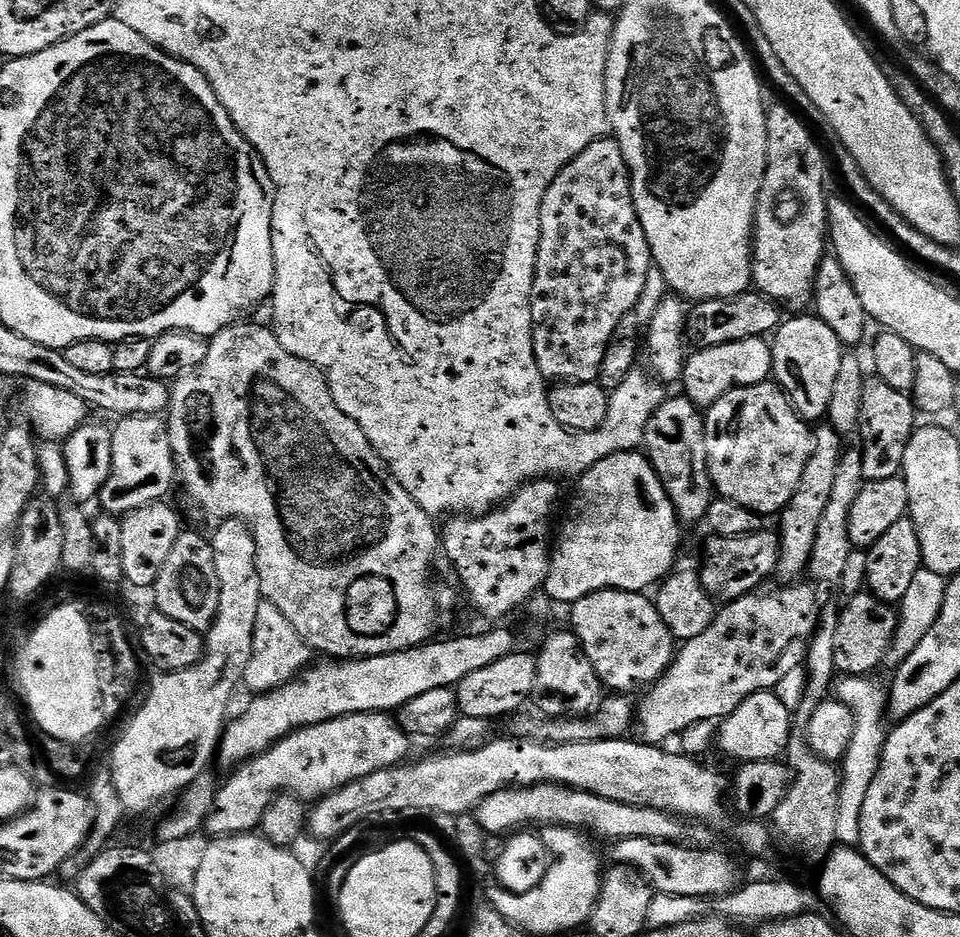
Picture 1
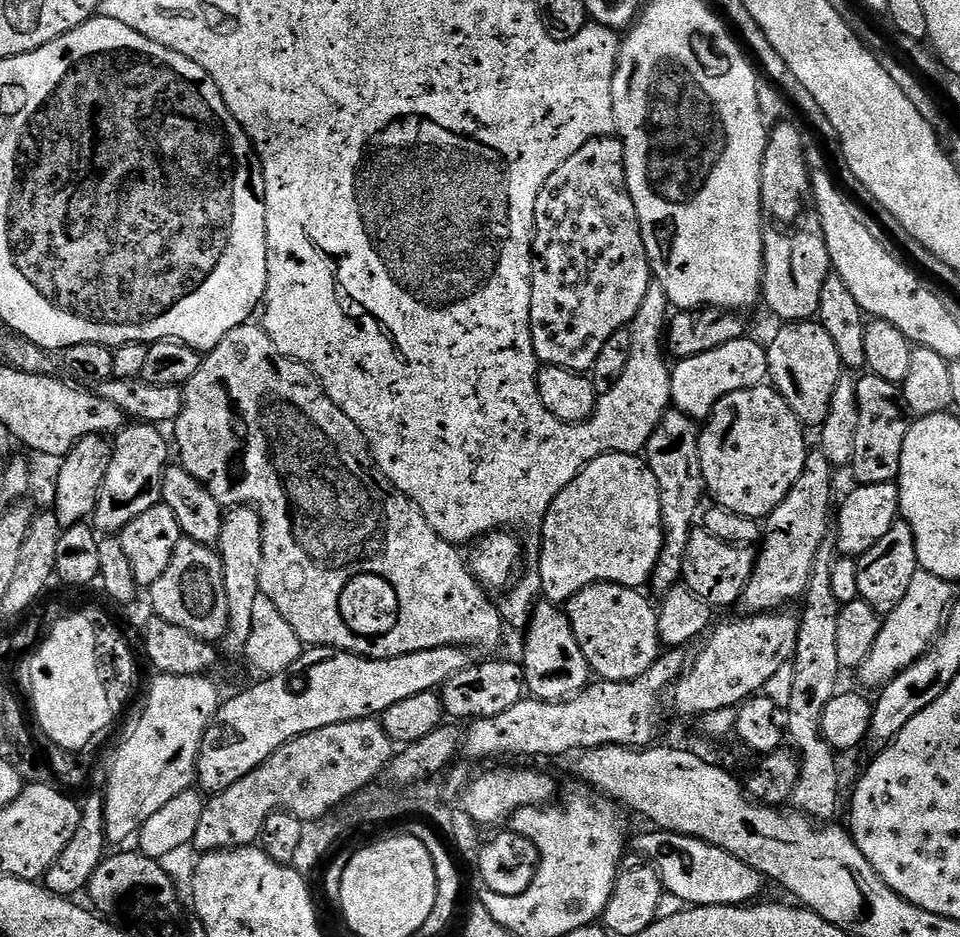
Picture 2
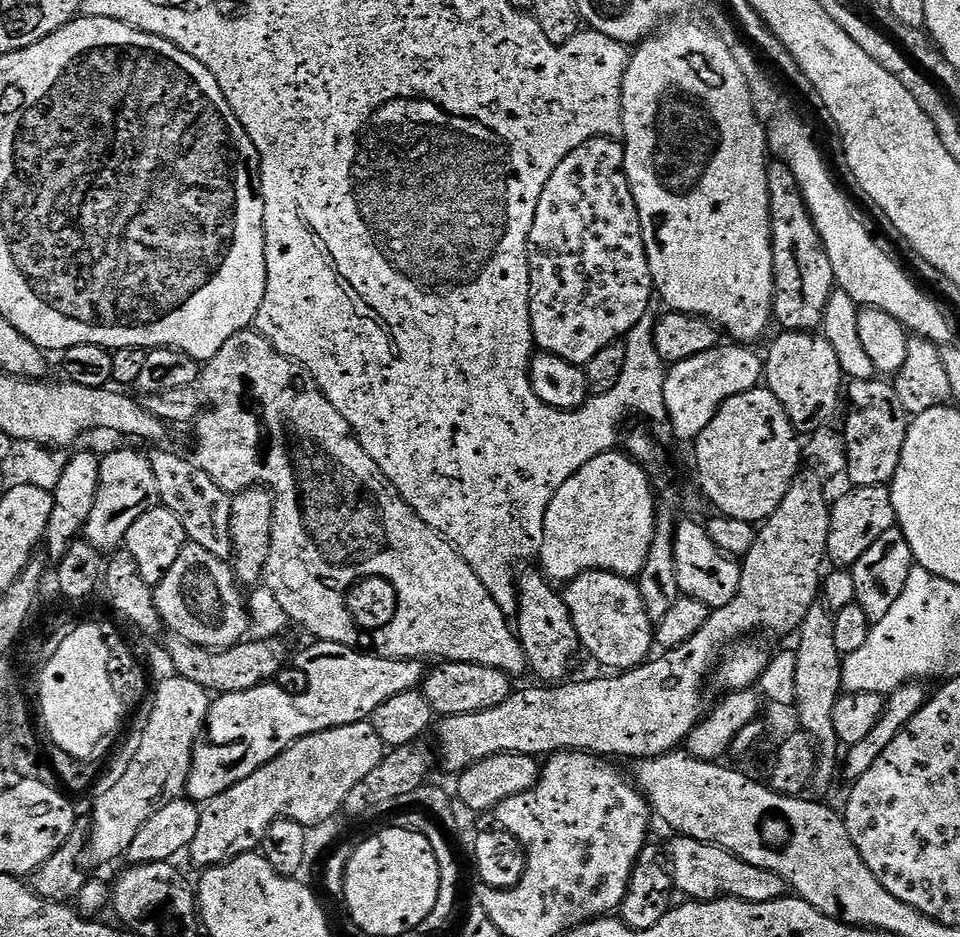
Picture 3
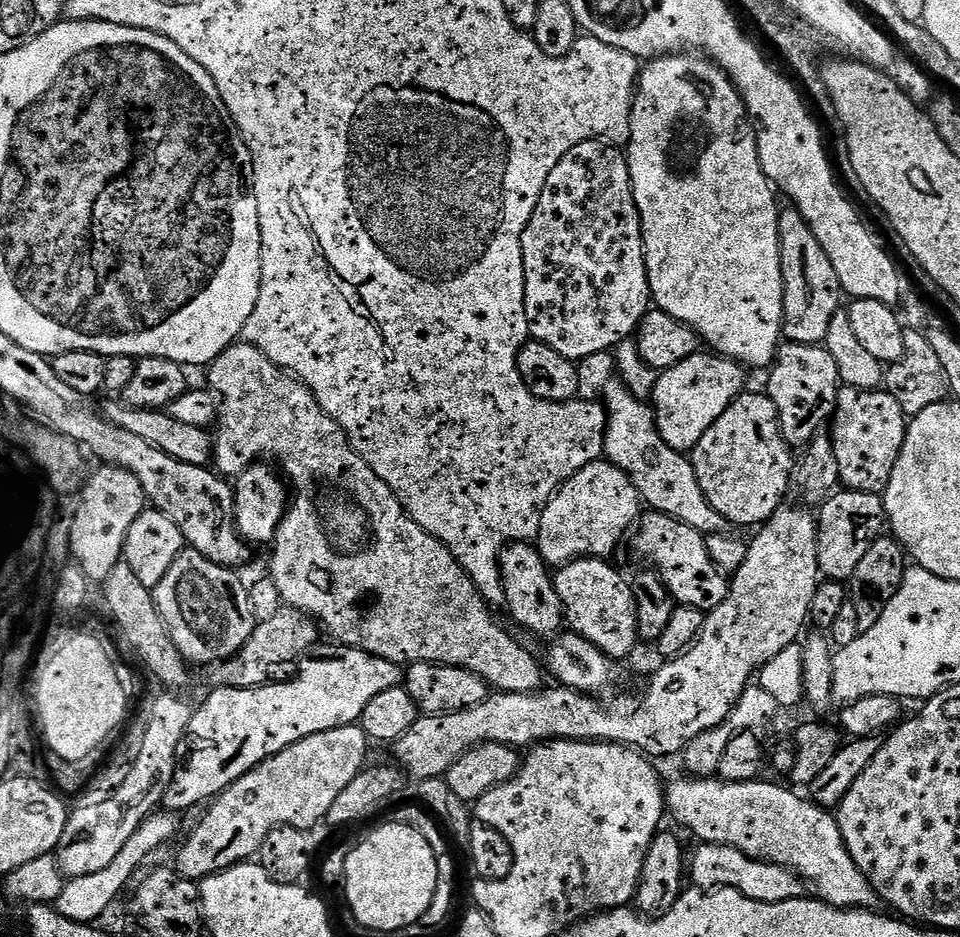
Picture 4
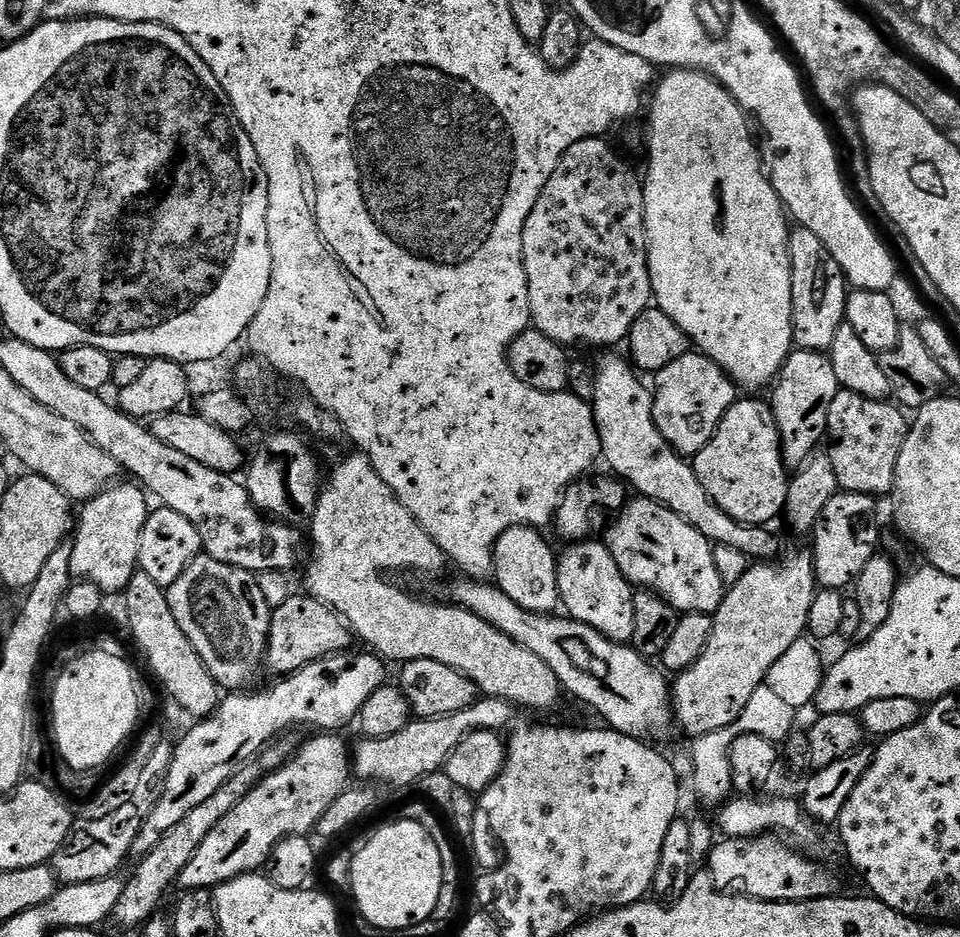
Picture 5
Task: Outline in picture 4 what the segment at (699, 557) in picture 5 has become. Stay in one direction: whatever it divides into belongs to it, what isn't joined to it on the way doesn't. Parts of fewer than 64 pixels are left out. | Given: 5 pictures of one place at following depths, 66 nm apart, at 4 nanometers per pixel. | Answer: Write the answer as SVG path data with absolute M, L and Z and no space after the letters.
M649 511L639 521L635 536L637 554L642 559L649 560L652 563L649 565L660 573L677 605L696 608L707 614L713 608L722 606L722 602L726 602L729 577L720 571L714 558L710 558L710 550L706 550L705 536L698 530L661 512Z

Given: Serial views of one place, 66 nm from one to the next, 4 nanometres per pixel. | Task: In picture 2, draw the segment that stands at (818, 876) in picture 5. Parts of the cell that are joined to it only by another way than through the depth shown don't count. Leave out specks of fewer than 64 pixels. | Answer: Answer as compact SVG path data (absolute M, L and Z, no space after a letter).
M651 830L645 836L635 837L634 848L639 855L647 858L656 865L660 877L664 882L664 891L667 895L682 898L685 906L705 908L706 906L748 906L761 899L760 891L766 885L766 878L754 866L746 866L734 854L722 850L718 846L708 844L693 836L683 836L681 832L665 832L663 830Z

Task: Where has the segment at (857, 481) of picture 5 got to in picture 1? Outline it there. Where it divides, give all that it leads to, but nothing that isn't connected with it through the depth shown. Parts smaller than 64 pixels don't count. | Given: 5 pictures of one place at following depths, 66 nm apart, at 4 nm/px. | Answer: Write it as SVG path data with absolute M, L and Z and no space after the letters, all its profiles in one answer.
M878 378L864 381L862 390L862 418L858 429L858 447L862 454L862 472L865 481L889 480L904 470L906 446L918 427L918 409L909 393L894 390Z

